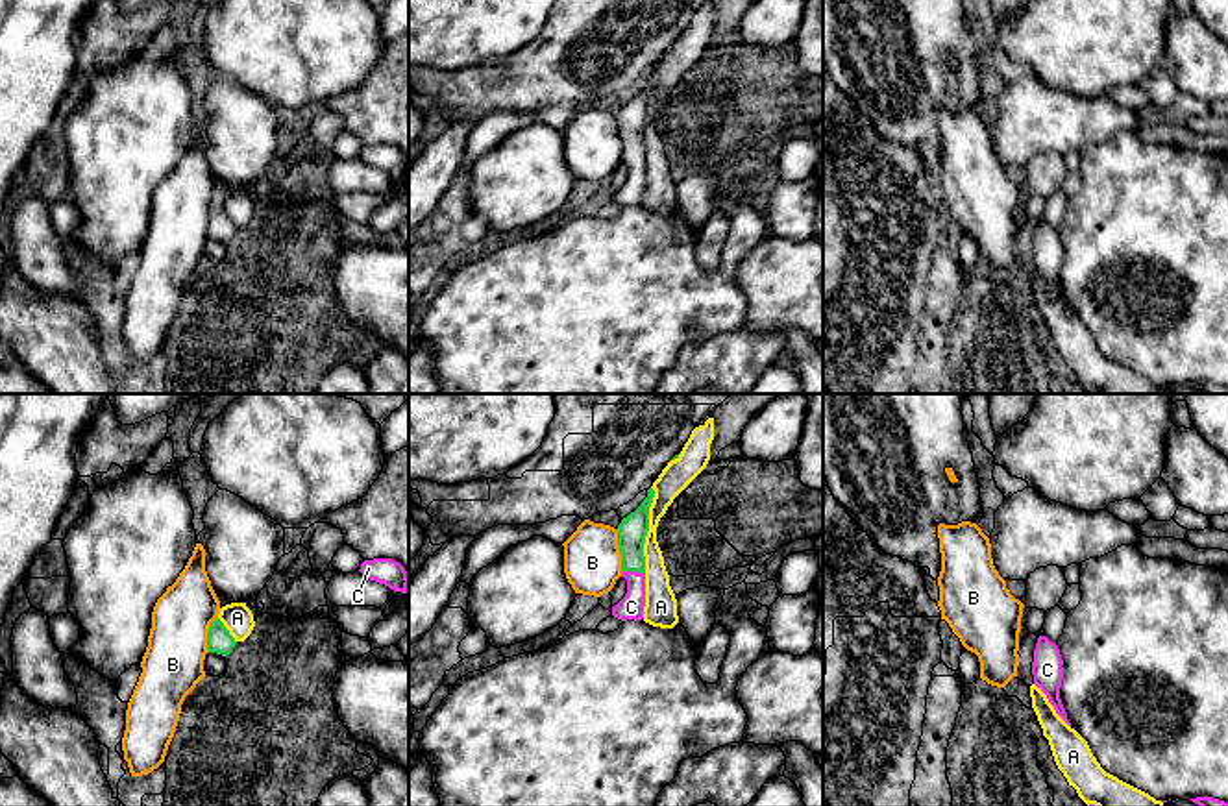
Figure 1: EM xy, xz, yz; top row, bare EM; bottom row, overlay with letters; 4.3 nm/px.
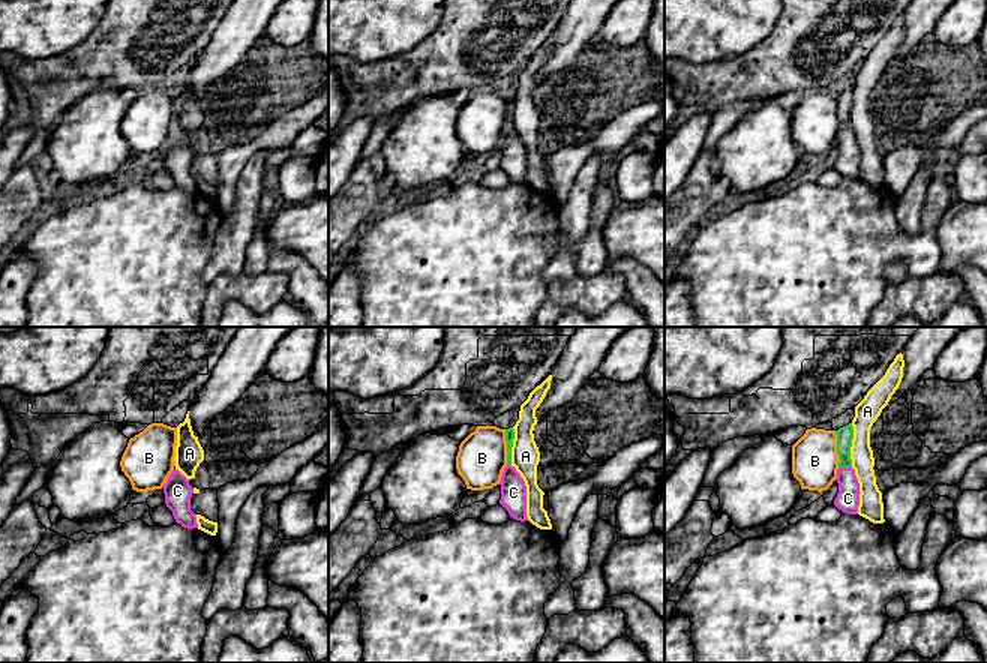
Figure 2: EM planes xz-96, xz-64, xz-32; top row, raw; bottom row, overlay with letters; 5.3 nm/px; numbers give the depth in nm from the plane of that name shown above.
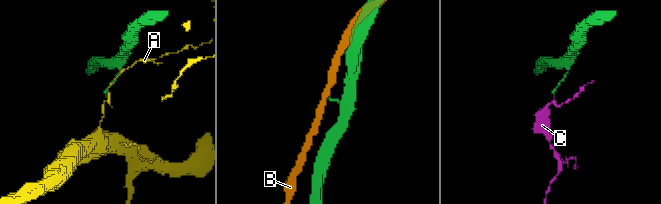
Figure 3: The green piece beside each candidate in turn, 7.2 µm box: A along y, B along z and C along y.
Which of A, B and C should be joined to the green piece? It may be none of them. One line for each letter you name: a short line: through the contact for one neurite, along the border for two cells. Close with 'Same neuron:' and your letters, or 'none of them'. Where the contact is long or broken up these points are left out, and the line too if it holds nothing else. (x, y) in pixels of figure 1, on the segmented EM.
C: line xz (633, 529), (633, 570), (635, 601), (631, 607)
Same neuron: C

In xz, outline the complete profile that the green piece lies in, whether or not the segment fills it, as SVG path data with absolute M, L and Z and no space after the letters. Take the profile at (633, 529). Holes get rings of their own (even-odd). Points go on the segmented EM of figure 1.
M647 490L647 497L642 505L621 519L618 525L618 547L621 553L621 577L627 580L625 597L612 606L612 616L627 621L644 619L645 606L645 556L644 543L649 531L649 507L653 503L655 490Z

